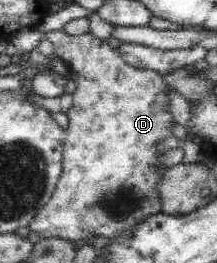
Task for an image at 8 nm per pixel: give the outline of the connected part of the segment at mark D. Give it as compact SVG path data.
M49 28L44 32L44 36L51 41L54 45L55 55L61 58L71 70L72 81L75 82L75 91L72 93L71 107L66 111L67 115L67 127L64 130L64 146L62 153L62 166L59 179L56 181L53 193L50 197L50 202L40 209L35 219L31 221L29 228L33 232L37 232L41 237L45 238L57 238L66 240L71 243L76 240L84 240L91 237L105 237L105 238L117 238L122 234L128 233L133 230L138 224L144 223L144 220L149 217L160 215L163 212L161 201L159 197L159 181L163 179L165 171L168 170L167 164L161 162L161 157L165 155L166 151L159 149L159 145L163 141L173 137L173 127L175 127L175 117L171 112L171 93L173 93L173 87L171 84L167 84L163 74L157 73L153 70L140 70L139 68L131 67L122 60L120 53L112 48L109 41L100 40L93 34L87 33L87 35L71 35L63 29Z

